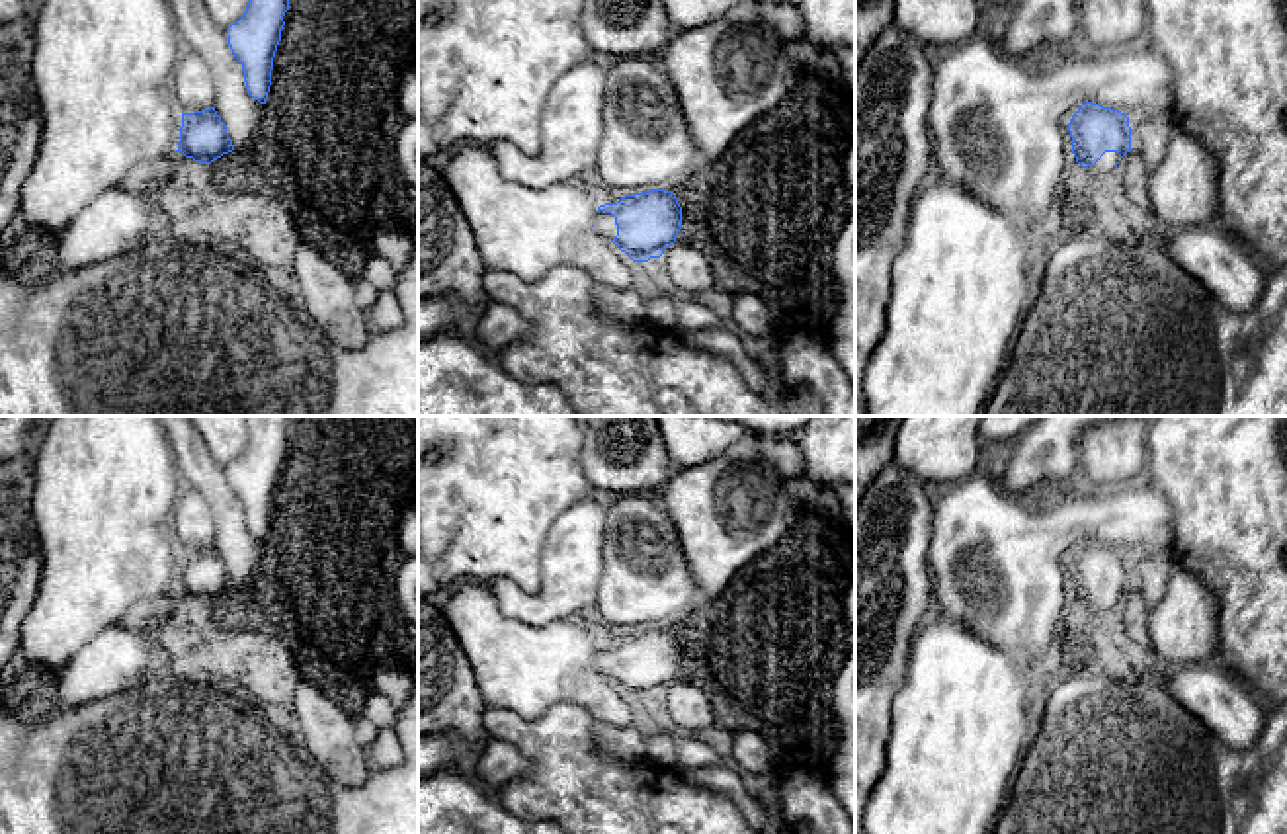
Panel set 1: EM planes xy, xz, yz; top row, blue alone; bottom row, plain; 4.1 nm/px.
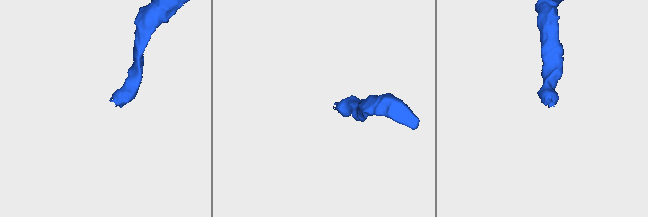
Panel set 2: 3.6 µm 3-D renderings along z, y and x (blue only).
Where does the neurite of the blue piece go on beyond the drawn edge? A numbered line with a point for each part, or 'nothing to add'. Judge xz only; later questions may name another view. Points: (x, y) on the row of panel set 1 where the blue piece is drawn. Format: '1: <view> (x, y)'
1: xz (604, 223)

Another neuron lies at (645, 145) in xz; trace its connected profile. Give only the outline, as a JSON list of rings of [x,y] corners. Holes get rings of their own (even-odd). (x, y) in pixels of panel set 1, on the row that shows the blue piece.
[[[656,57],[607,61],[594,184],[609,195],[672,191],[703,164],[676,90]]]

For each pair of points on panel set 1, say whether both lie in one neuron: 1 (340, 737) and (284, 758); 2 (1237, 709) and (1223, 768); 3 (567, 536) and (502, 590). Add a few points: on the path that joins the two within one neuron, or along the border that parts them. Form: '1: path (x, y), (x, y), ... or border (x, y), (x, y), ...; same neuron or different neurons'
1: border (299, 743), (338, 782); different neurons
2: border (1194, 715), (1233, 749), (1248, 749), (1264, 727); different neurons
3: path (567, 561), (567, 571), (539, 598), (528, 598); same neuron

